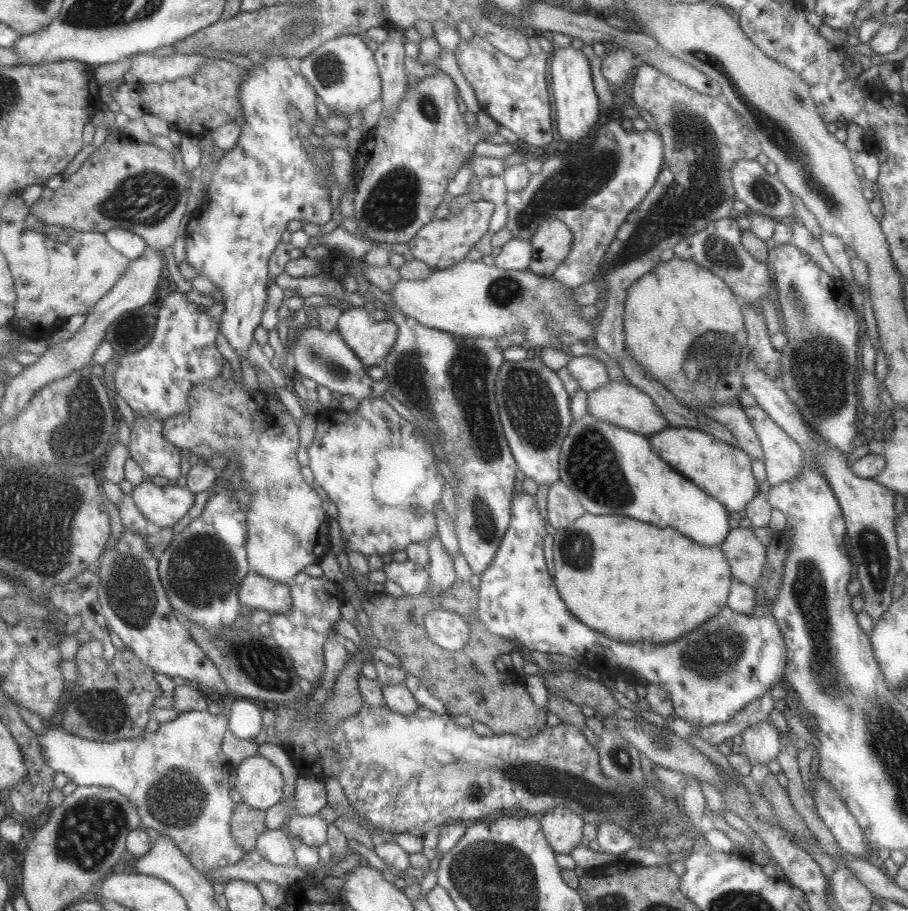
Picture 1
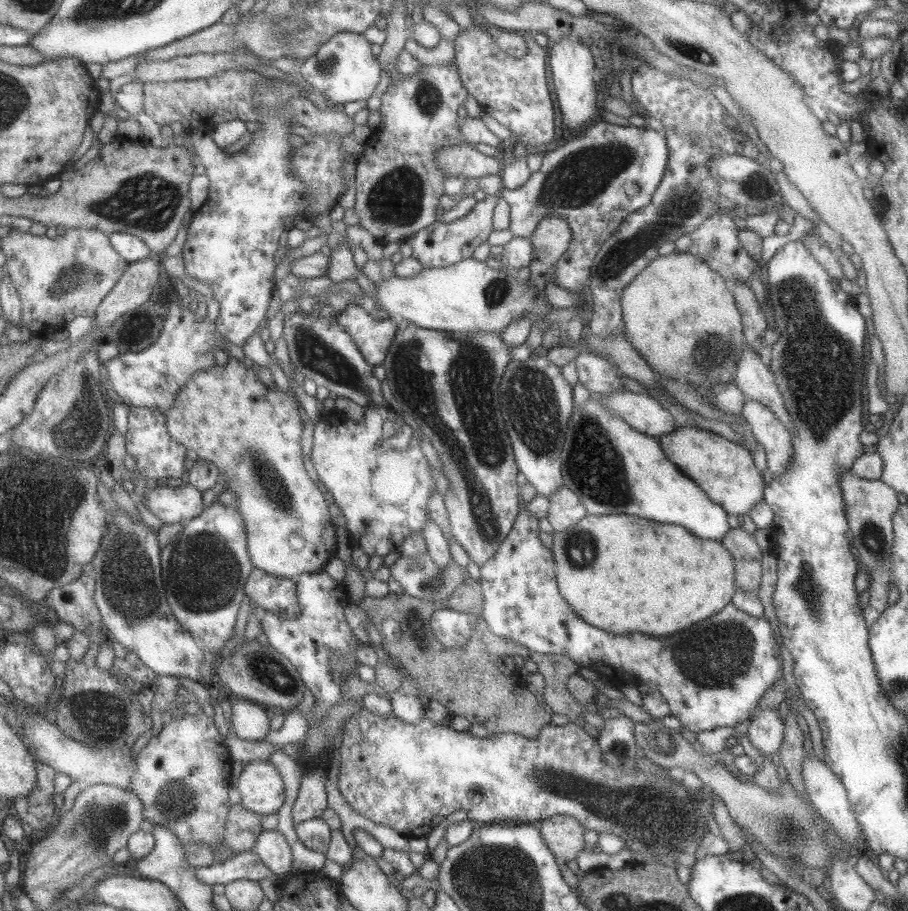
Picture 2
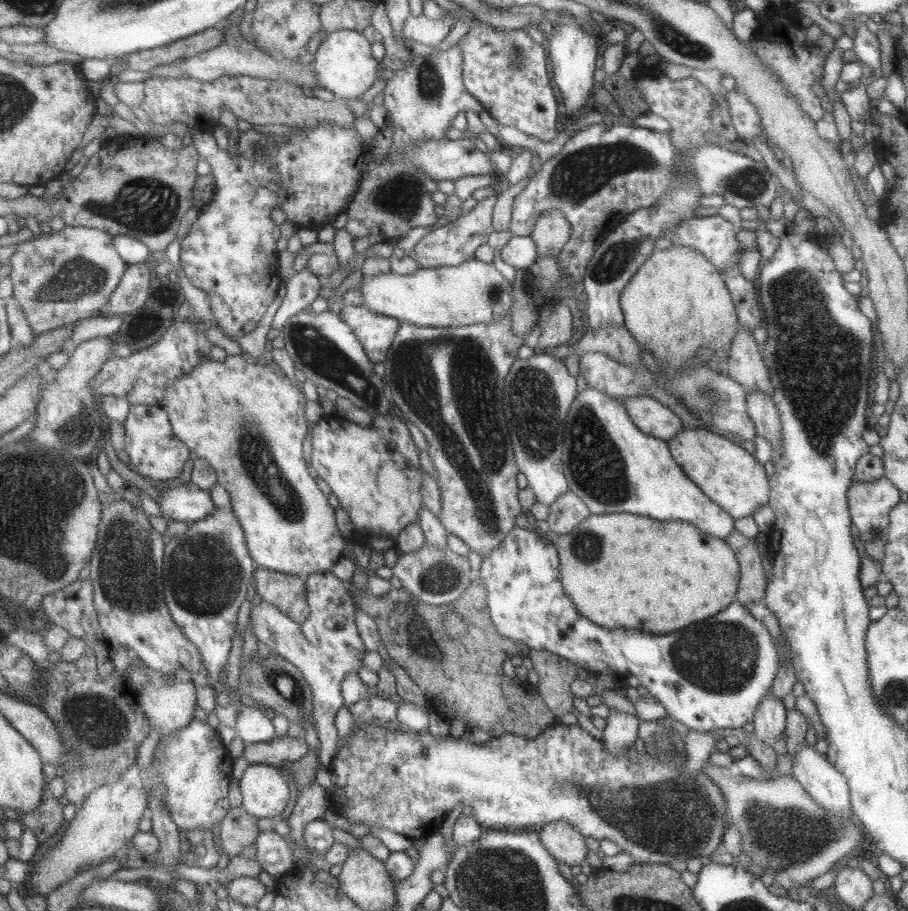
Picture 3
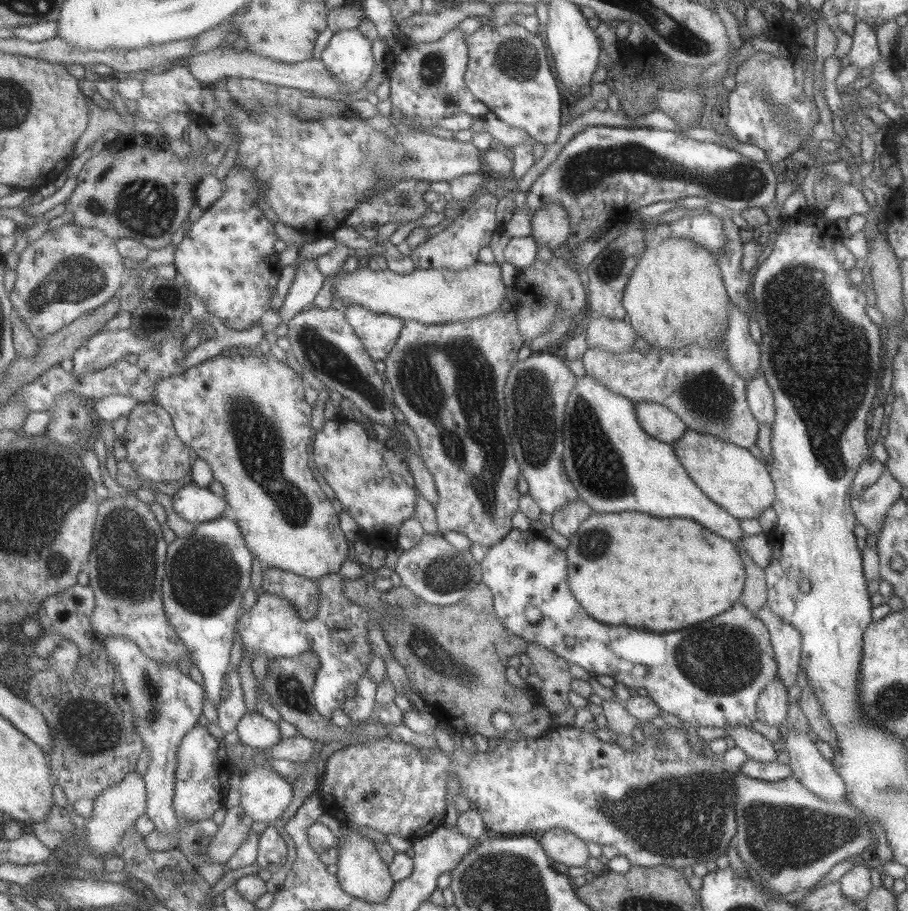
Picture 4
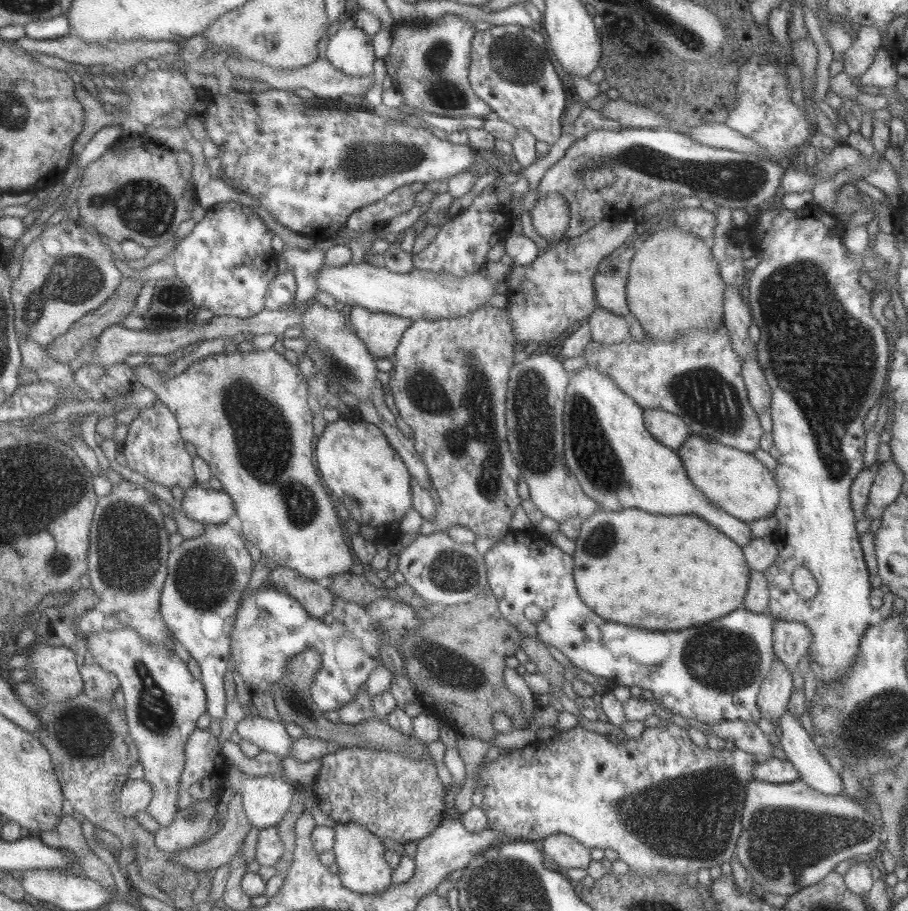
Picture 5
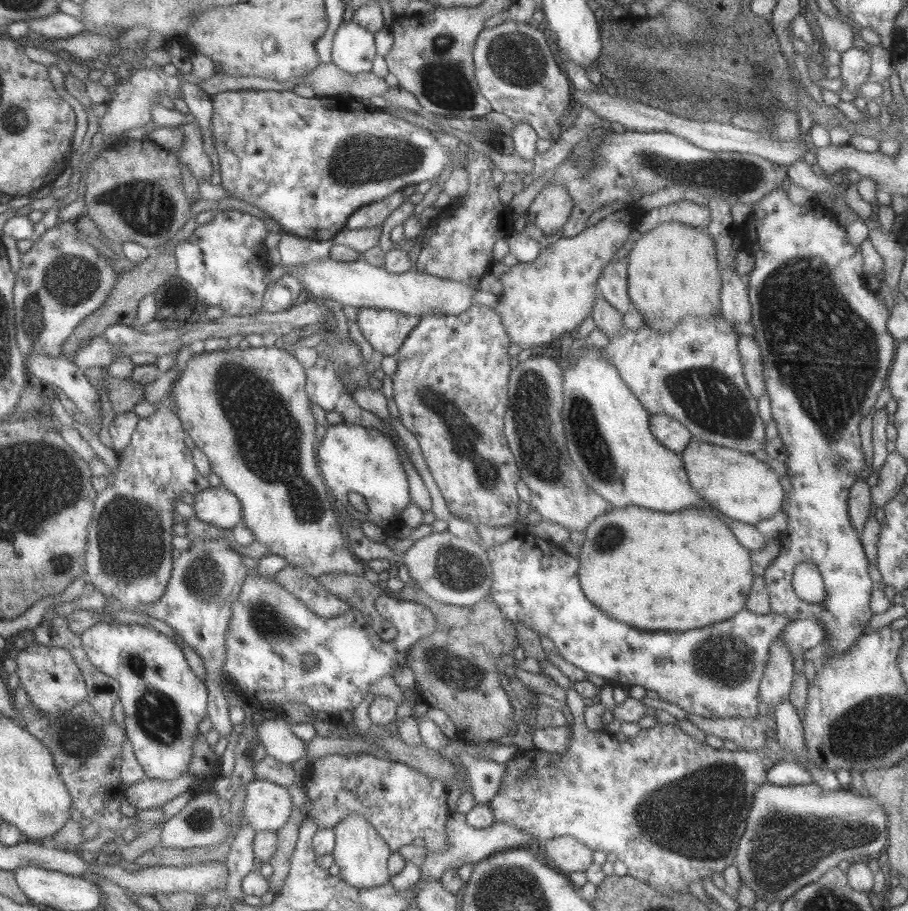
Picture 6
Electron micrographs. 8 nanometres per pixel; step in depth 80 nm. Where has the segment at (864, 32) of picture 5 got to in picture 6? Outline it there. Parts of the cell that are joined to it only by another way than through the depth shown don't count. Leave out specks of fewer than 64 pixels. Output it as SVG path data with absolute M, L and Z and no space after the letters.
M865 44L840 53L840 77L844 87L839 94L843 102L852 102L859 95L859 85L866 82L870 71L870 56L866 51Z

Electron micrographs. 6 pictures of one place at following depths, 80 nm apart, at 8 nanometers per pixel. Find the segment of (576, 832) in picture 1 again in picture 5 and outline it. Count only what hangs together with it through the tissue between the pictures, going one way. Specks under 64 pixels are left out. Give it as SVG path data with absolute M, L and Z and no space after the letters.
M549 834L538 845L545 857L553 860L562 871L568 868L586 869L592 860L589 849L568 834Z

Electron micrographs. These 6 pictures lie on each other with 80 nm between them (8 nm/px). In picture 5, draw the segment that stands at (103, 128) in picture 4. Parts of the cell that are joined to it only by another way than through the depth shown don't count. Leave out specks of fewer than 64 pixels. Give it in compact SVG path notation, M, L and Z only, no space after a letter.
M75 83L74 90L76 97L82 104L85 115L85 123L81 134L77 138L76 145L73 146L73 153L77 154L81 153L87 142L91 140L91 137L97 131L101 130L101 128L111 127L113 115L112 113L105 112L101 102L93 98L81 84Z

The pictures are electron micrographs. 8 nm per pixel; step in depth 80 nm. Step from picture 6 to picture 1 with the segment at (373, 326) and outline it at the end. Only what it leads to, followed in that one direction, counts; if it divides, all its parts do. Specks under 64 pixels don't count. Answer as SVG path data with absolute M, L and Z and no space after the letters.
M344 307L337 319L336 330L365 367L382 366L398 333L393 322L375 321L363 307Z

